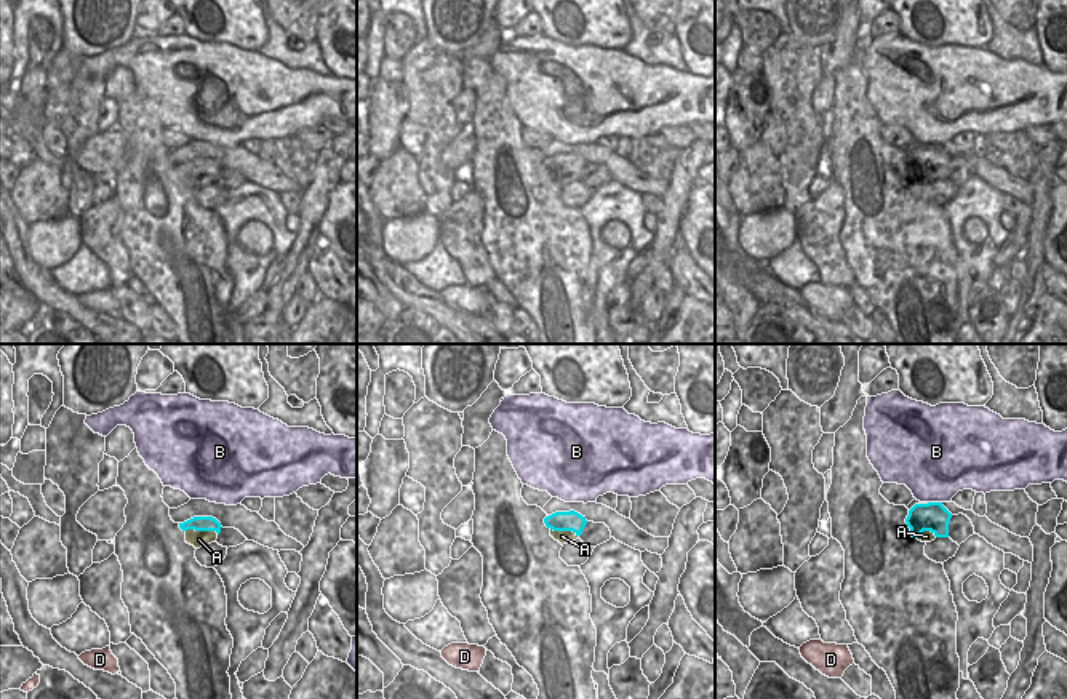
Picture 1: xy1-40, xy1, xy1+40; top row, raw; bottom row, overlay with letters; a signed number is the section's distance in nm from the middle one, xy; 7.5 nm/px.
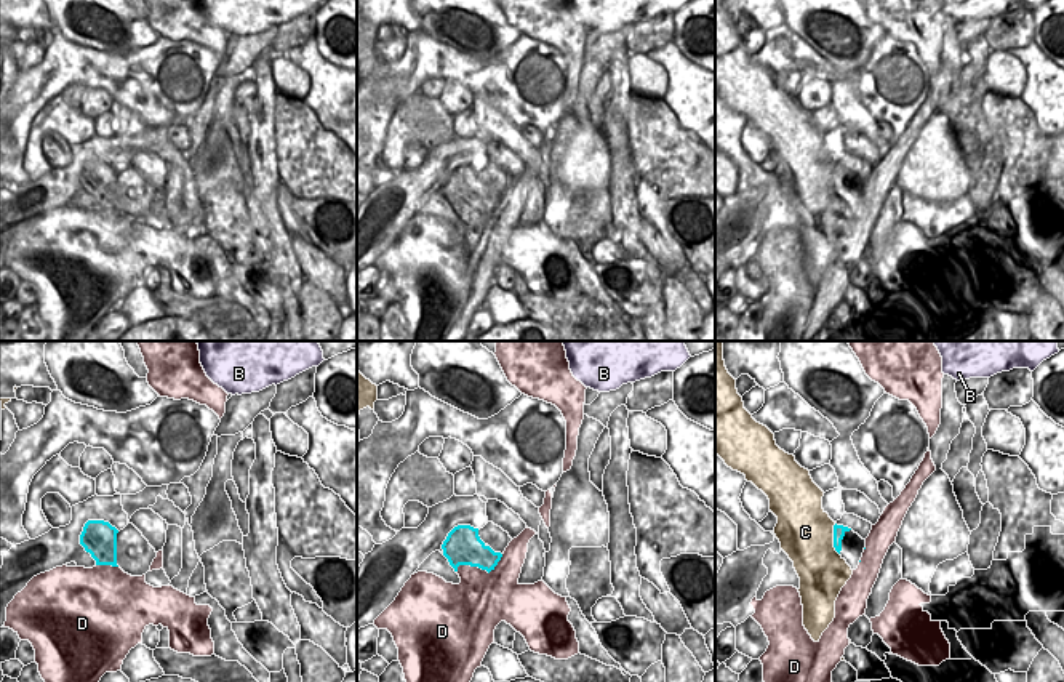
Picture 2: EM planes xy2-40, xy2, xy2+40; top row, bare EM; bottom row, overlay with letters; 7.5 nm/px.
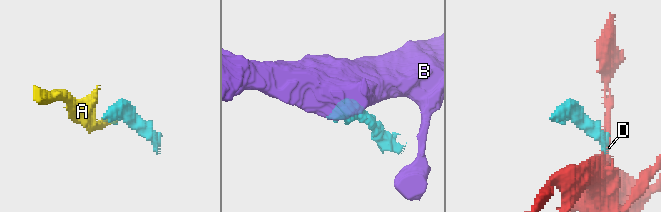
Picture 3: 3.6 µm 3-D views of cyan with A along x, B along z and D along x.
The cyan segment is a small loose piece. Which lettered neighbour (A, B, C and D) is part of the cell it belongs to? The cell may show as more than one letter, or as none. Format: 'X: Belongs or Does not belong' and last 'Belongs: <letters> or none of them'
A: Belongs
B: Does not belong
C: Does not belong
D: Does not belong
Belongs: A

